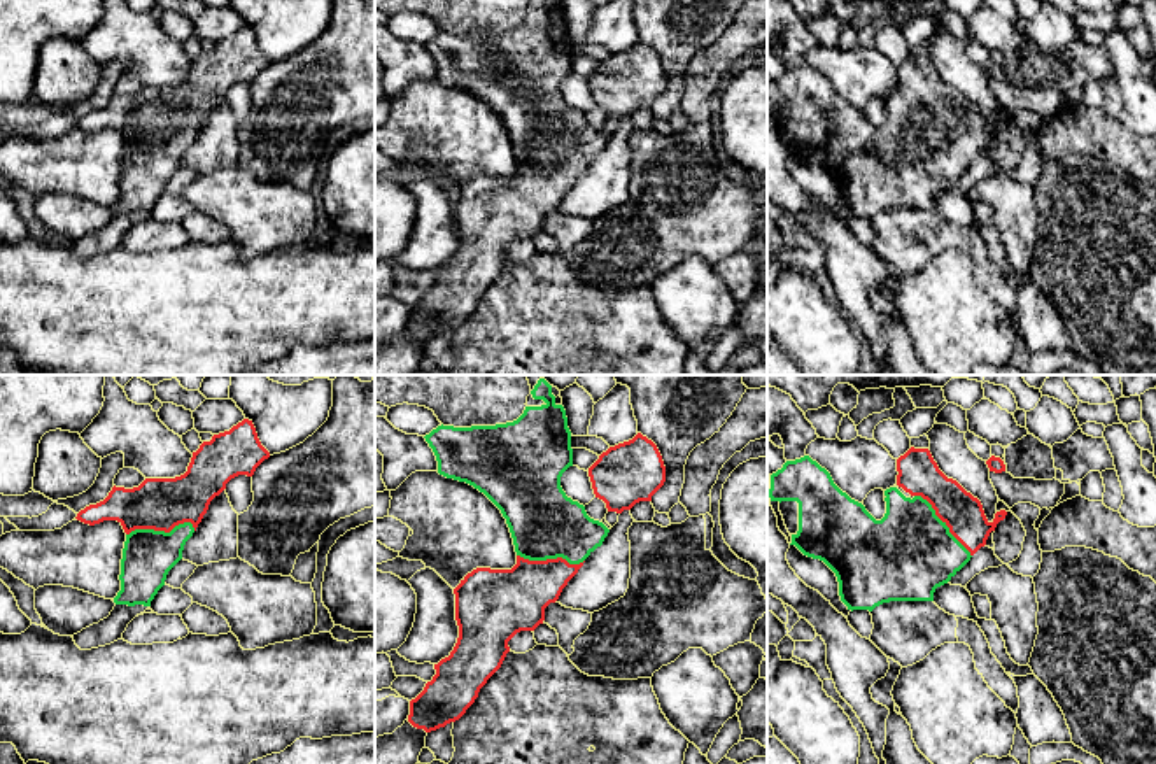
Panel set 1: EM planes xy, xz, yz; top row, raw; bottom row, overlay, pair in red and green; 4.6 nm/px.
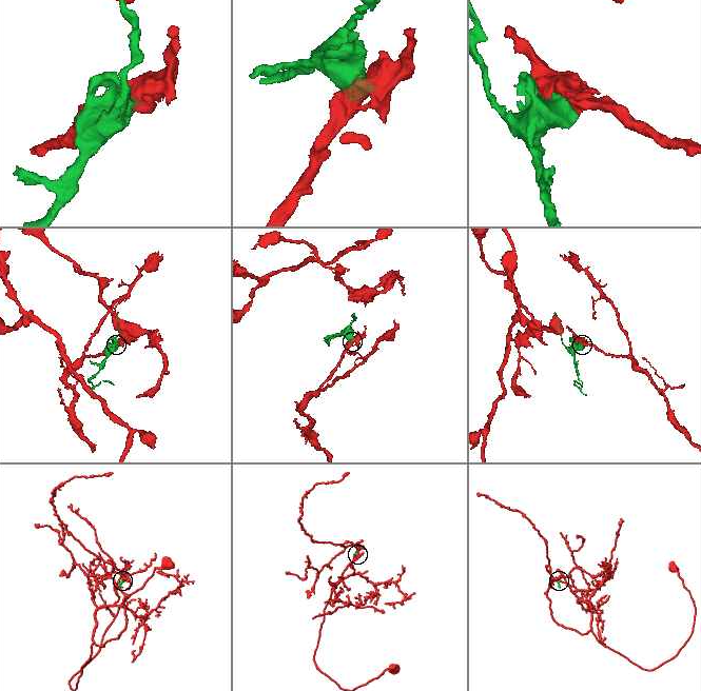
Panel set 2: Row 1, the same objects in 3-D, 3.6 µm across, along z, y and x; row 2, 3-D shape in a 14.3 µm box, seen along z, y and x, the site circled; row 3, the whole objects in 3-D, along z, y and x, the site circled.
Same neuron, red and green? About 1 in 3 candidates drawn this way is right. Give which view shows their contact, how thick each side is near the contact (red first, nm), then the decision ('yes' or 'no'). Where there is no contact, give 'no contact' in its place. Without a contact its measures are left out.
xy | 240/240 nm | yes

